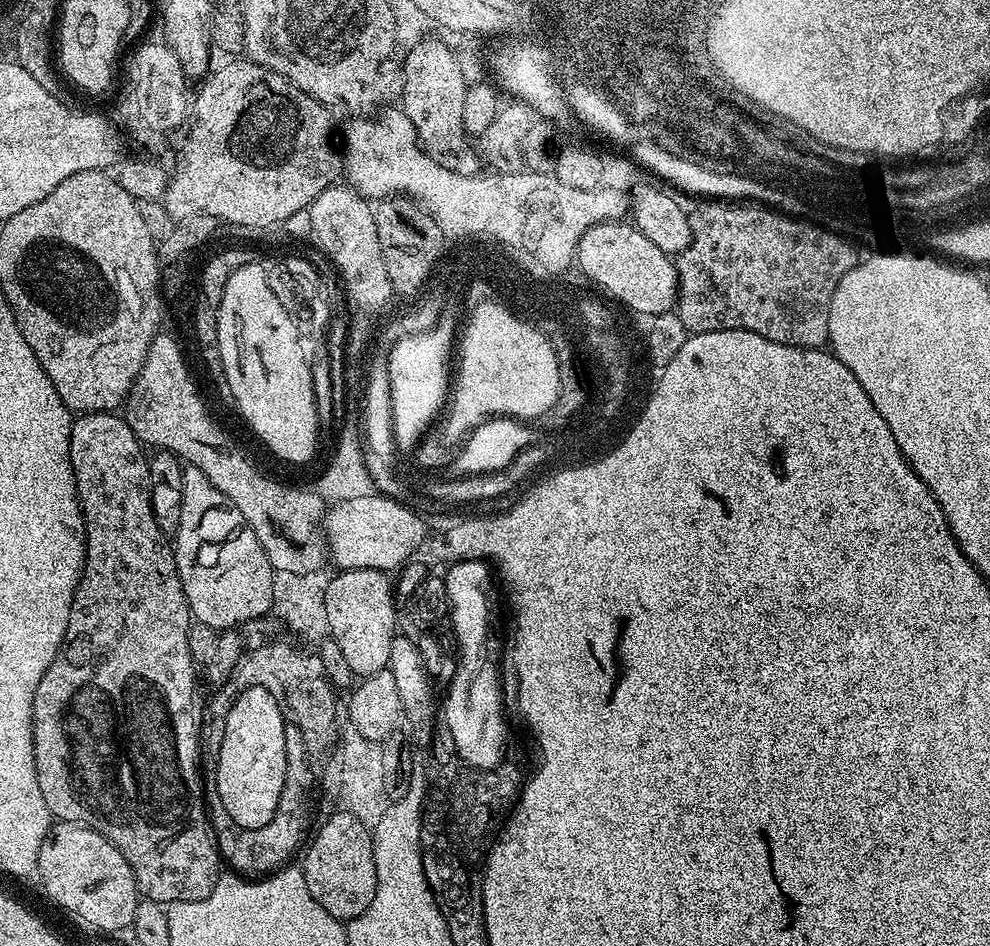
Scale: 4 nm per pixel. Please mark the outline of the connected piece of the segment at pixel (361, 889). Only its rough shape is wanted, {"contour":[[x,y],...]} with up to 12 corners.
{"contour":[[352,814],[315,829],[300,869],[347,922],[374,902],[372,834]]}

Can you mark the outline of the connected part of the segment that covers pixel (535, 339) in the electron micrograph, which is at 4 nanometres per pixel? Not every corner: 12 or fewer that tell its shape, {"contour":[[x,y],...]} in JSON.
{"contour":[[500,308],[459,341],[449,439],[484,412],[536,418],[556,394],[548,344]]}

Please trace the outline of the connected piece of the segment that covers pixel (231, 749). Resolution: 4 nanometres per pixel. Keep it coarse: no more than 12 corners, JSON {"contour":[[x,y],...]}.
{"contour":[[270,690],[236,698],[215,791],[242,826],[270,816],[286,717]]}

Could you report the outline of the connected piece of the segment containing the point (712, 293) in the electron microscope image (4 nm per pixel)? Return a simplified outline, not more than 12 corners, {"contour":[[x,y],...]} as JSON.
{"contour":[[702,202],[674,260],[689,334],[828,344],[840,241]]}

